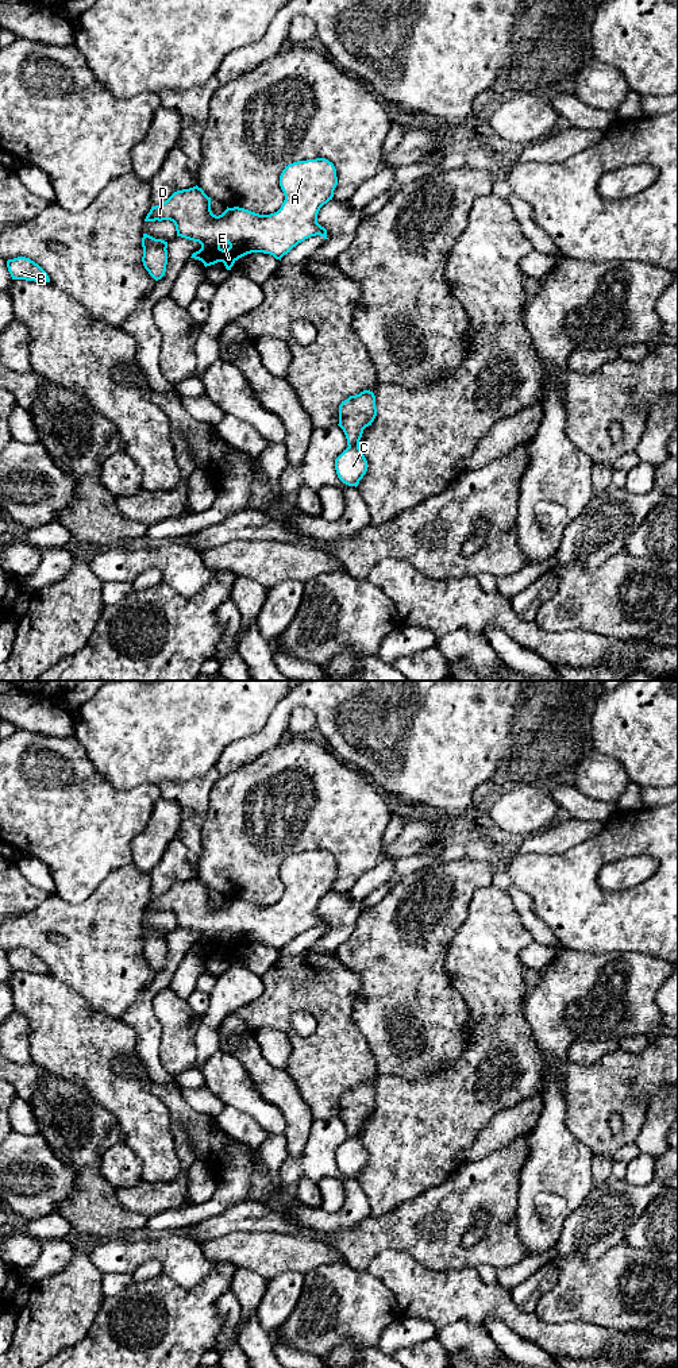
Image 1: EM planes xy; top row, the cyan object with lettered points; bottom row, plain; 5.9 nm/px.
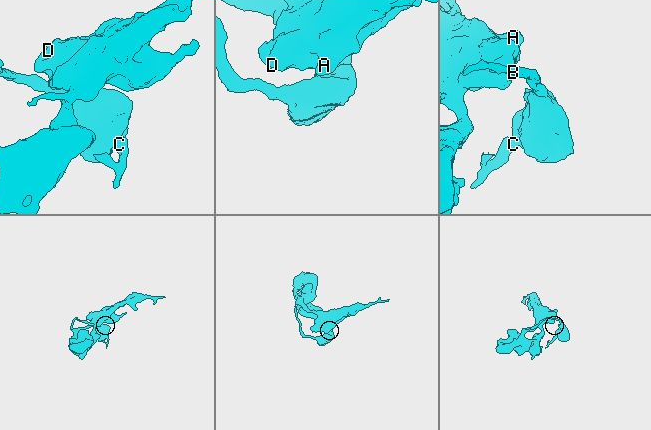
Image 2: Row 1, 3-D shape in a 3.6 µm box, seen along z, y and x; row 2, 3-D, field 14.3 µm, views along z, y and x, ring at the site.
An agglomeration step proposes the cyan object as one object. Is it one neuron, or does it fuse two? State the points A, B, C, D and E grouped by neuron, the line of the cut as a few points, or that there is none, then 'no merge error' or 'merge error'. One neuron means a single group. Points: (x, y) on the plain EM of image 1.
A B D E / C | xy (358, 1135), (349, 1139) | merge error

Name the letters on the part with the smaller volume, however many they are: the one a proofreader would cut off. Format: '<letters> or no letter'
C

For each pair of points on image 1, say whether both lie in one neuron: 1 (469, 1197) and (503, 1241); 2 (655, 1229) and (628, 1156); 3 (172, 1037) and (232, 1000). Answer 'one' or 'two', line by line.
1: one
2: one
3: two

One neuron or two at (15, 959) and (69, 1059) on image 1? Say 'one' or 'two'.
two

